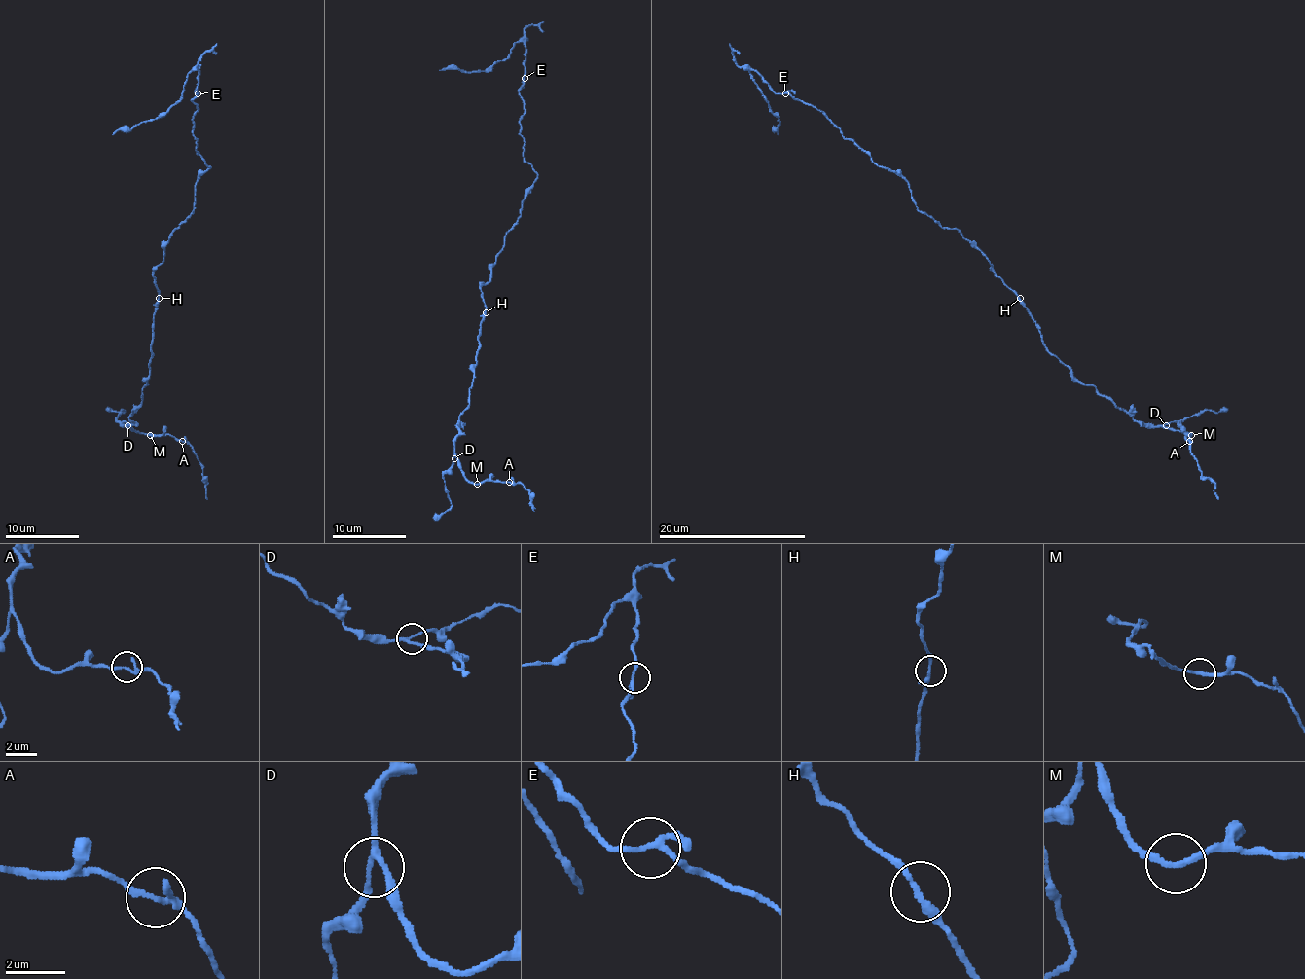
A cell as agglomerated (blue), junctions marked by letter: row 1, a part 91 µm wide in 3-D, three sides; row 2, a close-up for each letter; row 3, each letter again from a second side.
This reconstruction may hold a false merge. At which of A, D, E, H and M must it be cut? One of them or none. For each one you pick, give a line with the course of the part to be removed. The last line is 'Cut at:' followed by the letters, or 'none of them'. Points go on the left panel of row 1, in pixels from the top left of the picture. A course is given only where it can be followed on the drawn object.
Cut at: none of them

